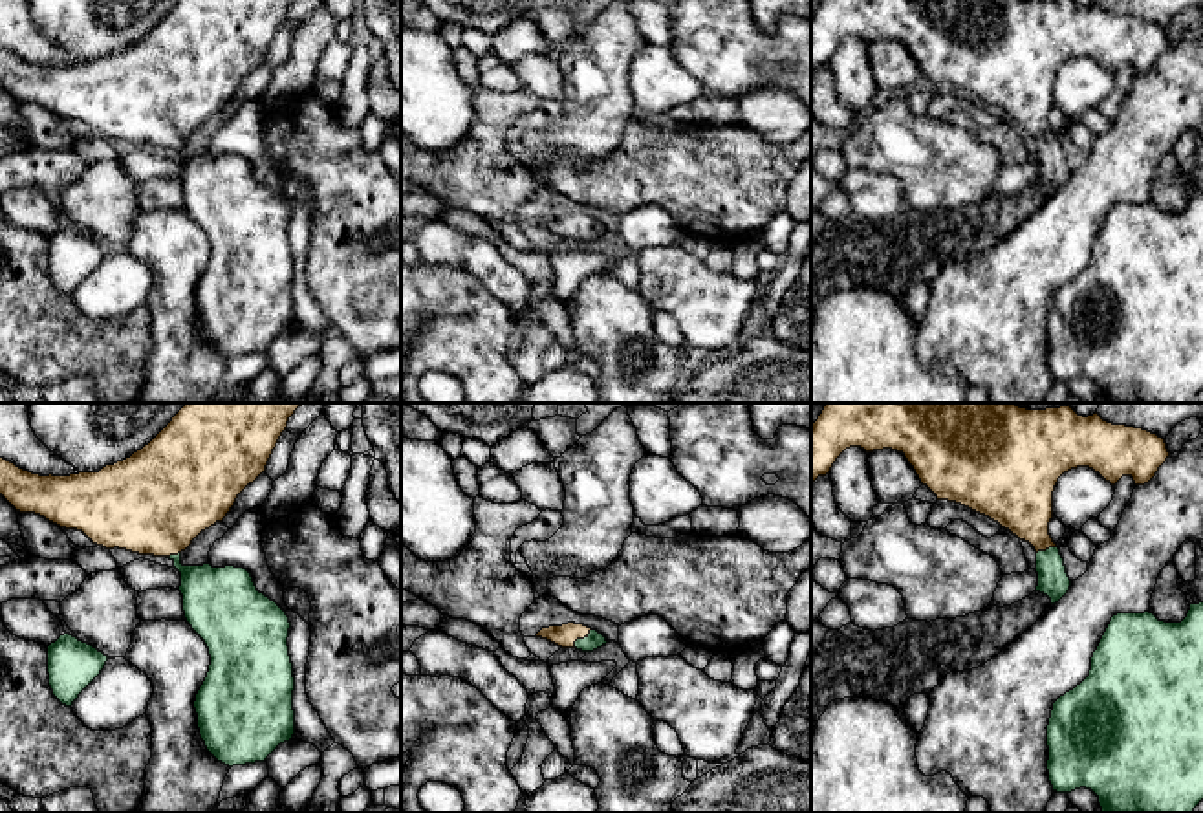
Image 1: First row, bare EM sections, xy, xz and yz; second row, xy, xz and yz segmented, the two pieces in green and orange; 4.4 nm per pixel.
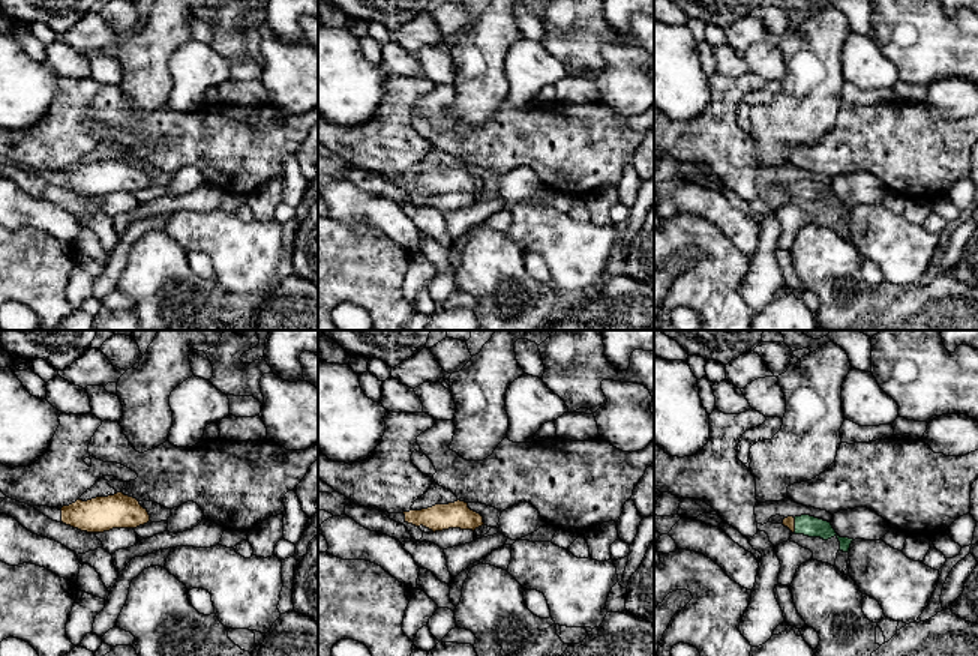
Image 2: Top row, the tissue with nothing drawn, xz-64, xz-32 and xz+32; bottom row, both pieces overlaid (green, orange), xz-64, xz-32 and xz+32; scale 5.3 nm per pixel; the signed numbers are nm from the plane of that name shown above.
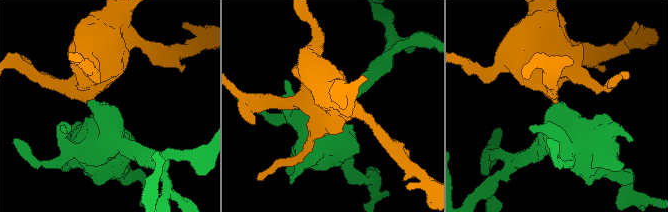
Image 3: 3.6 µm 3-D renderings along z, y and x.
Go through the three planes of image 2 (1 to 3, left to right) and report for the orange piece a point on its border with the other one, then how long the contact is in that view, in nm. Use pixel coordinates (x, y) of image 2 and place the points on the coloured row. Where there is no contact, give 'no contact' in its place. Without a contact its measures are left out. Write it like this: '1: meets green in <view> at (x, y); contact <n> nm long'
1: no contact
2: no contact
3: meets green in xz+32 at (795, 526); contact 80 nm long

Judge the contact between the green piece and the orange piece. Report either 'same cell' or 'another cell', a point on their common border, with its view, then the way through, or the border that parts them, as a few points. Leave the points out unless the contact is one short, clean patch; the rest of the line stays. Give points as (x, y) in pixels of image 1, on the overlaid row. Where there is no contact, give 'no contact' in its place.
same cell; meets green in xz at (581, 639); runs through xz (594, 639), (581, 639), (564, 636)

